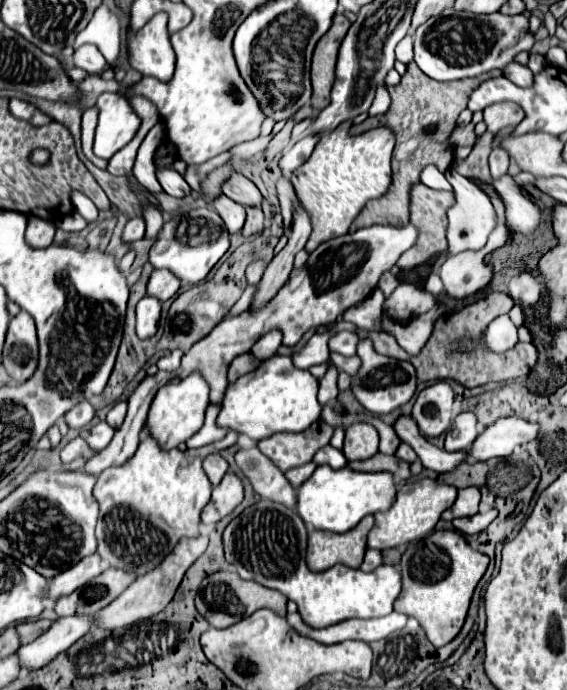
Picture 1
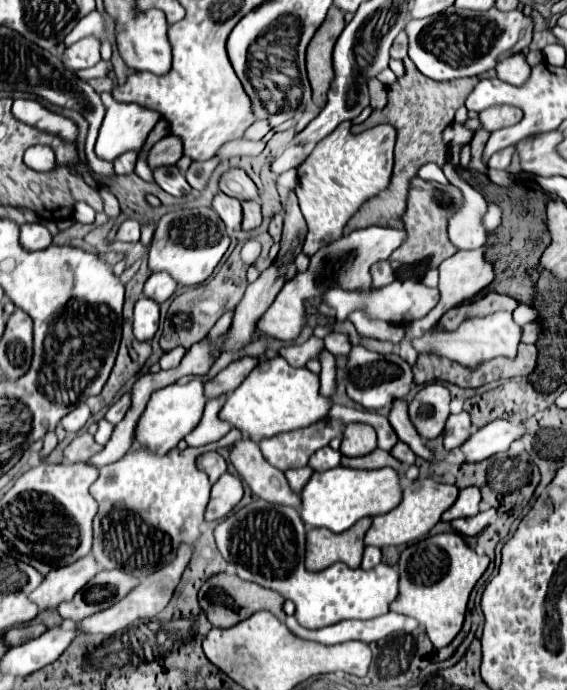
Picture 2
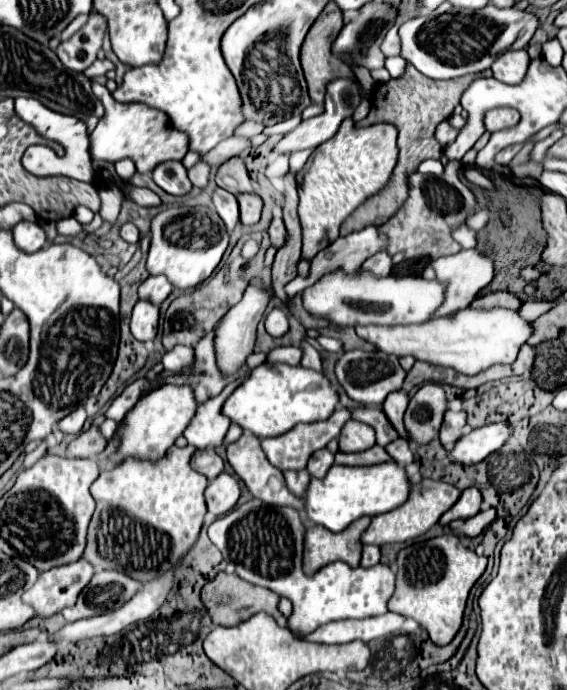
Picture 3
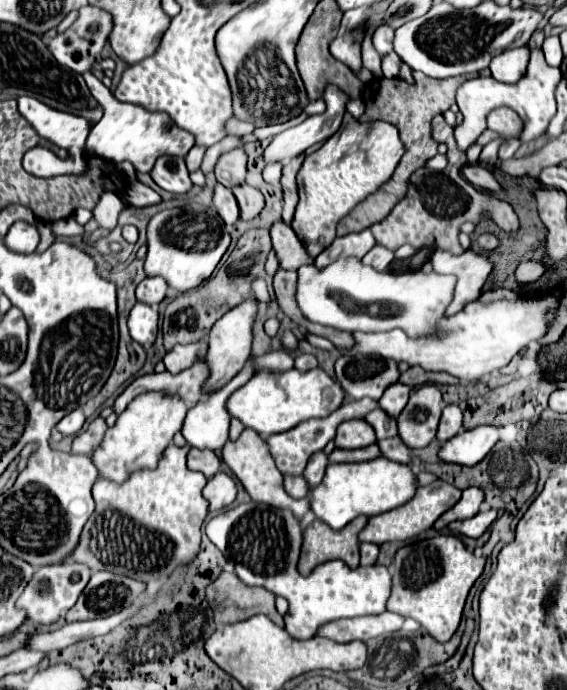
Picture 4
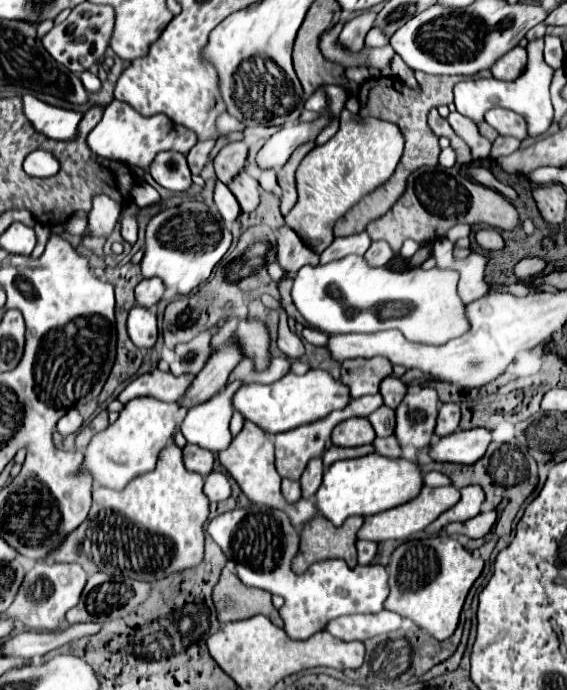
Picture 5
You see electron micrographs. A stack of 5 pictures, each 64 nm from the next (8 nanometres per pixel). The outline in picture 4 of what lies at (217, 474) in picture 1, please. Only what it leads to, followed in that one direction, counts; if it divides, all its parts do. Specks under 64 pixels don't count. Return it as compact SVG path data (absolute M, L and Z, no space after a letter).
M192 448L188 454L188 468L206 474L206 478L212 478L220 468L220 458L212 450Z

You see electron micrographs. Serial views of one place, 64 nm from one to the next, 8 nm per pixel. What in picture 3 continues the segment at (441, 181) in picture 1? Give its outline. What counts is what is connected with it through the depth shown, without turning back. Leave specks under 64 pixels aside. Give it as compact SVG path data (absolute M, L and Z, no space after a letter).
M426 160L426 162L422 162L422 164L420 164L418 172L422 172L422 174L442 176L442 174L444 174L444 166L442 166L442 162L440 162L440 160Z

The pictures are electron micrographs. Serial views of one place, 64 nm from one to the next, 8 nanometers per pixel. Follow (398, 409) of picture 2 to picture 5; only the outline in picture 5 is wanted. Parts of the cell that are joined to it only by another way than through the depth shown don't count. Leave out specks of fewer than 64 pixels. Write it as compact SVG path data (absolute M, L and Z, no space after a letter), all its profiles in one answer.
M390 376L380 384L380 394L384 398L384 406L388 406L392 410L396 410L396 406L402 402L406 392L408 392L408 386L402 384L400 378L396 378L396 376Z

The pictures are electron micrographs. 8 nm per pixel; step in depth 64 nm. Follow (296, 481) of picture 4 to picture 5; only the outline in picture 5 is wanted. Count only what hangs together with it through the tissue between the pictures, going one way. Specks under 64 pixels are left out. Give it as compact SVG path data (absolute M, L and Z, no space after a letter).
M284 478L284 480L282 480L282 494L284 494L284 498L286 498L288 502L296 502L296 500L300 500L300 498L302 498L300 482Z

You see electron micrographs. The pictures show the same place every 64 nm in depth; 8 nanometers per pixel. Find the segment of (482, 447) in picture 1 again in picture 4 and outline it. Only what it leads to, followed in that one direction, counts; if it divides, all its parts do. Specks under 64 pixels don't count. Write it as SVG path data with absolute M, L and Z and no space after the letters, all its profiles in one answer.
M478 426L456 434L456 438L448 440L440 448L440 458L444 462L454 462L462 466L474 466L480 462L500 440L498 426Z

